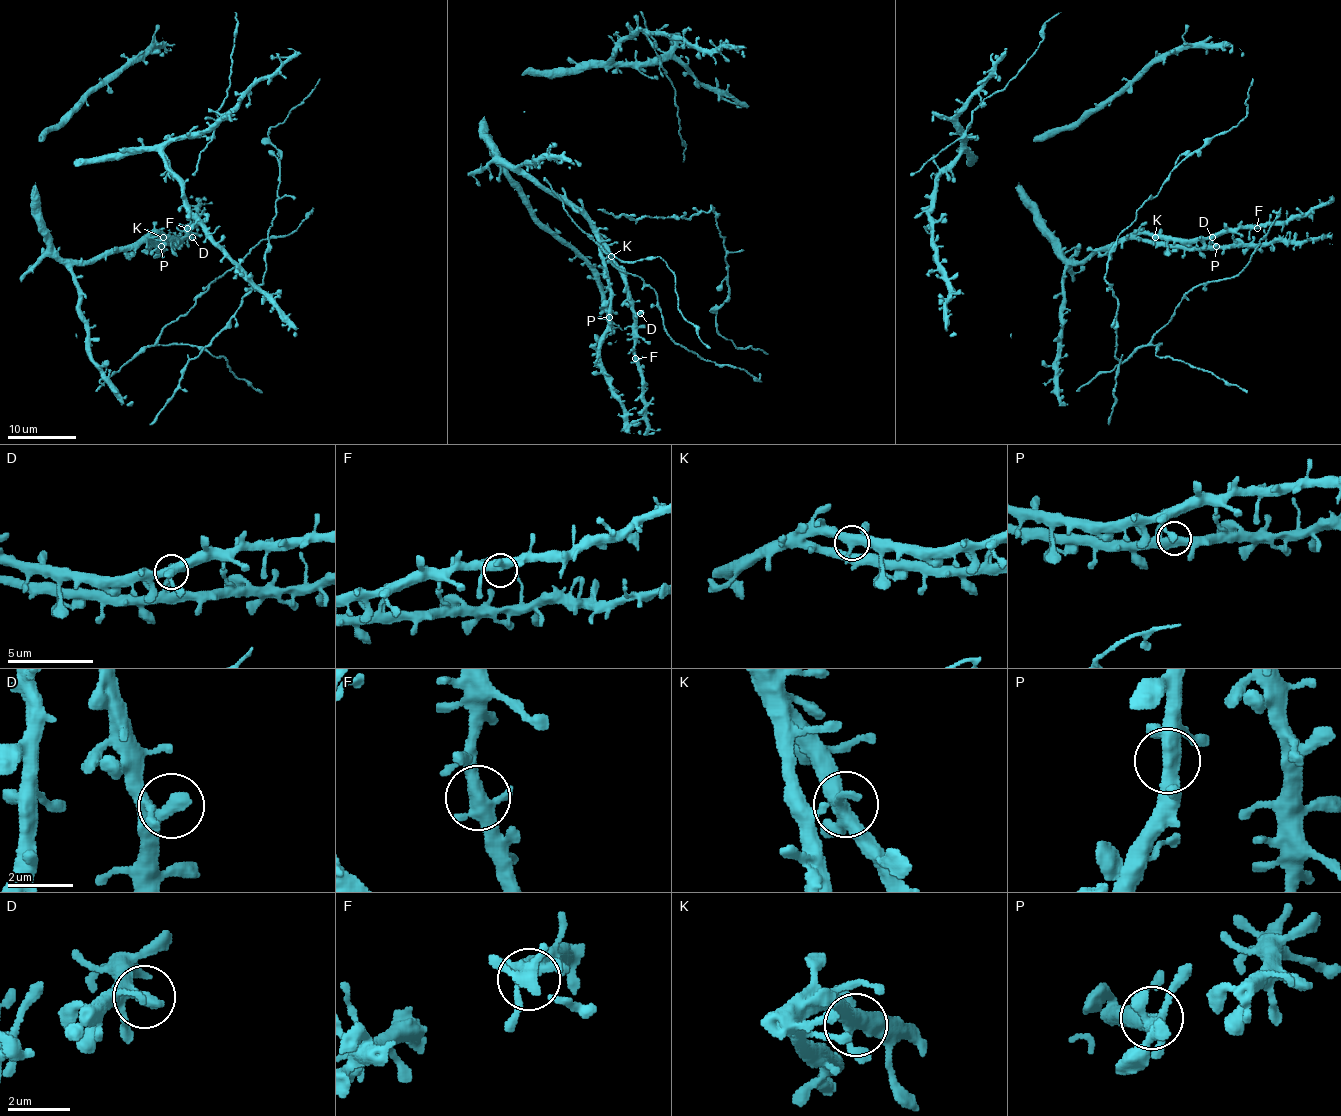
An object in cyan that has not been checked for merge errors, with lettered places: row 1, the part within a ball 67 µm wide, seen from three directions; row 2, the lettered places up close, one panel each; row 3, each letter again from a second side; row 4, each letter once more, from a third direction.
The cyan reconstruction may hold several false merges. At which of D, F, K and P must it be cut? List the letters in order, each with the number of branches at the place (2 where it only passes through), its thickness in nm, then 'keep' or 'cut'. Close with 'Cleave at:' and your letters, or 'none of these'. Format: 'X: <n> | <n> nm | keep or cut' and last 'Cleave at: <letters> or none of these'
D: 3 | 320 nm | keep
F: 4 | 400 nm | keep
K: 4 | 400 nm | keep
P: 4 | 400 nm | keep
Cleave at: none of these

